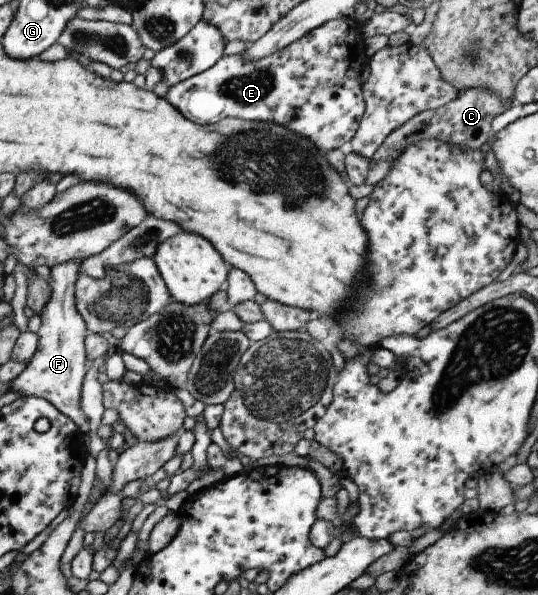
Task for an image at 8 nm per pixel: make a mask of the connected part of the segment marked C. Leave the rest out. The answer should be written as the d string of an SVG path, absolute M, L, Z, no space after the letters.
M485 86L472 87L472 89L461 90L459 95L447 106L440 107L439 110L427 110L411 118L403 126L398 127L389 137L385 139L383 145L377 150L375 157L370 159L370 168L366 177L366 183L376 186L383 182L387 172L392 169L396 159L413 142L418 142L427 138L437 138L441 141L448 141L462 147L462 150L477 150L483 148L493 134L493 121L504 111L508 105L505 100L496 96Z

